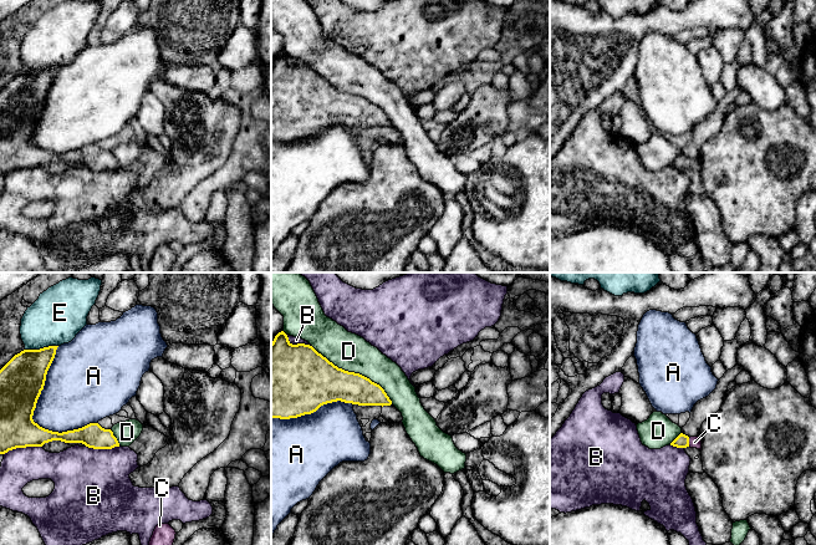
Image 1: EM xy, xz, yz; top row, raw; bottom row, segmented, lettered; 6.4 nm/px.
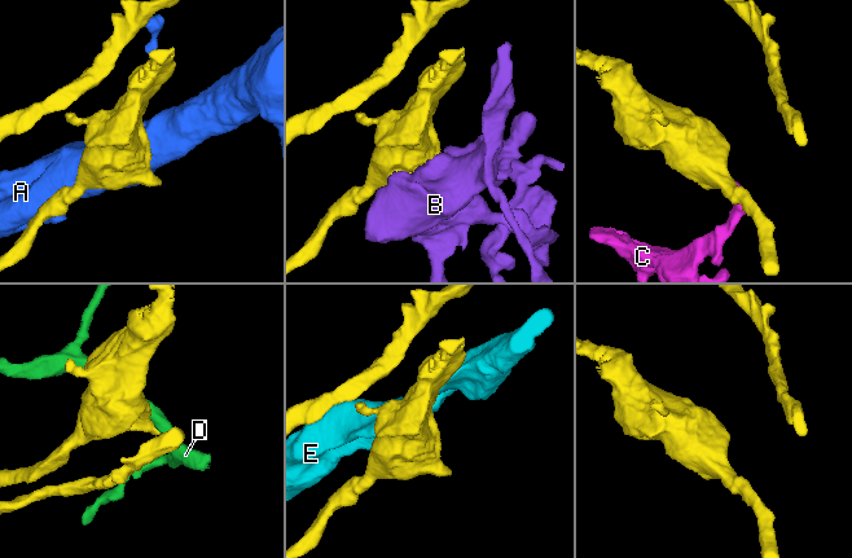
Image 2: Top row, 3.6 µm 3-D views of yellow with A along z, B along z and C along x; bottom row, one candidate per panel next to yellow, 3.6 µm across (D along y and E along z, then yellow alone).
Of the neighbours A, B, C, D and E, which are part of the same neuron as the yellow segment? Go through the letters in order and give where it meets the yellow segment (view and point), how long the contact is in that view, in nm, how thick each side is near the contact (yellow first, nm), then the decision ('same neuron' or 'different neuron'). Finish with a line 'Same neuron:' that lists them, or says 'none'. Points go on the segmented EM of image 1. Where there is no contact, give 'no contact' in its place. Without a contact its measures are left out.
A: contact xy (39, 396); length 550 nm; calibres 280 and 440 nm; different neuron
B: contact xy (23, 447); length 260 nm; calibres 240 and 240 nm; different neuron
C: contact yz (688, 442); length 60 nm; calibres 90 and 80 nm; same neuron
D: contact xz (353, 372); length 650 nm; calibres 320 and 240 nm; different neuron
E: contact xy (41, 349); length 220 nm; calibres 280 and 340 nm; different neuron
Same neuron: C

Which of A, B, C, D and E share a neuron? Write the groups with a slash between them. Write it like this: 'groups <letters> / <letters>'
groups A / B / C / D / E

